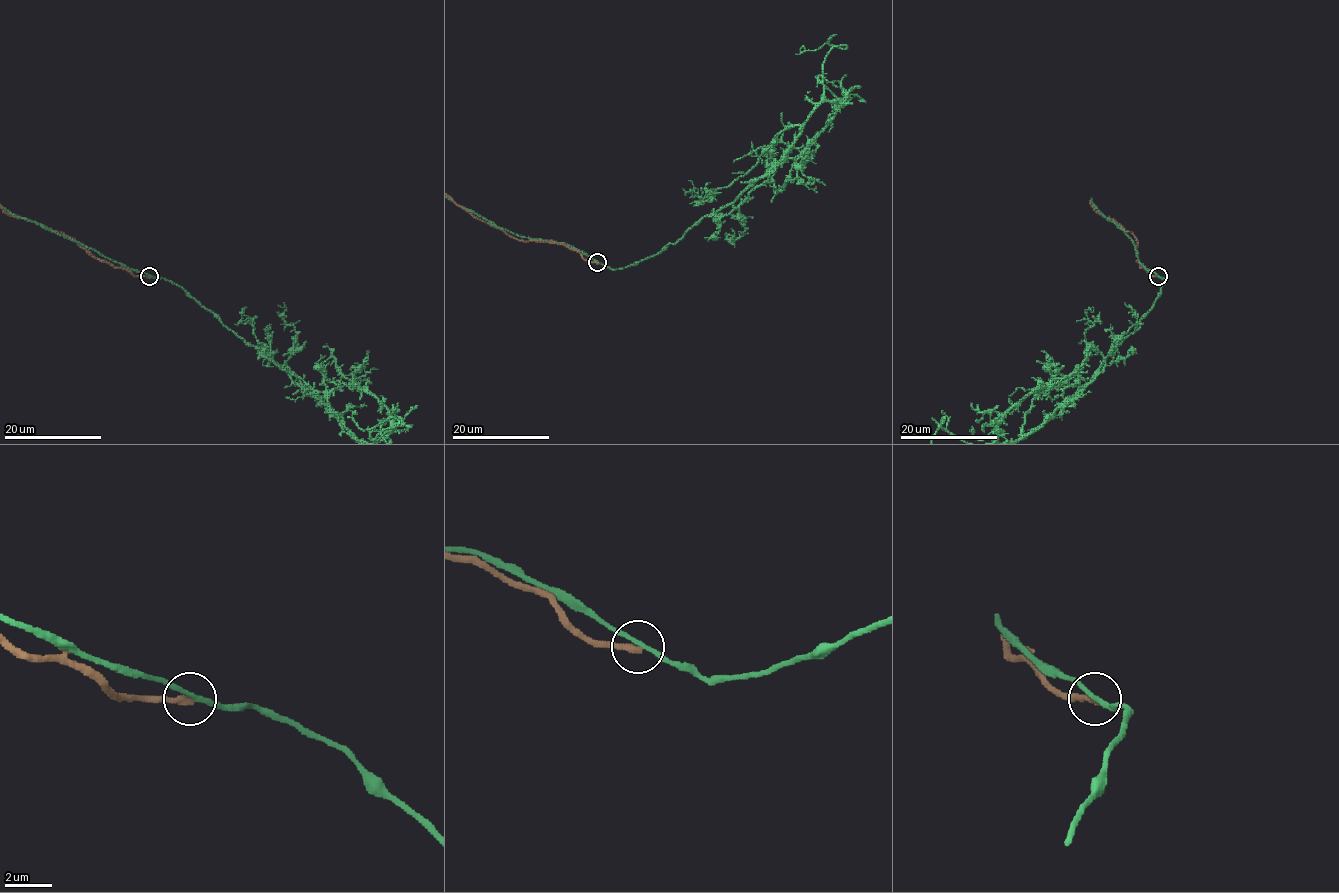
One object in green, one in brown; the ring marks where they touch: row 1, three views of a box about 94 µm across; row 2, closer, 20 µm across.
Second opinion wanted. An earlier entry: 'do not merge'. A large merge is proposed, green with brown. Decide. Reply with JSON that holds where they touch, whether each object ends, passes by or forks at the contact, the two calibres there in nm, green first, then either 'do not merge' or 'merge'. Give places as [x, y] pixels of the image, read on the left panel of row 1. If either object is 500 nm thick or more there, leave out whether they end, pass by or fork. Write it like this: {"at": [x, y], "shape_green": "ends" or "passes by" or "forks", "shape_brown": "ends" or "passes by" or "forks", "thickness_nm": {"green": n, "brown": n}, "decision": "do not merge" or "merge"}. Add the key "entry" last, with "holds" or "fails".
{"at": [149, 276], "shape_green": "passes by", "shape_brown": "ends", "thickness_nm": {"green": 200, "brown": 320}, "decision": "do not merge", "entry": "holds"}

